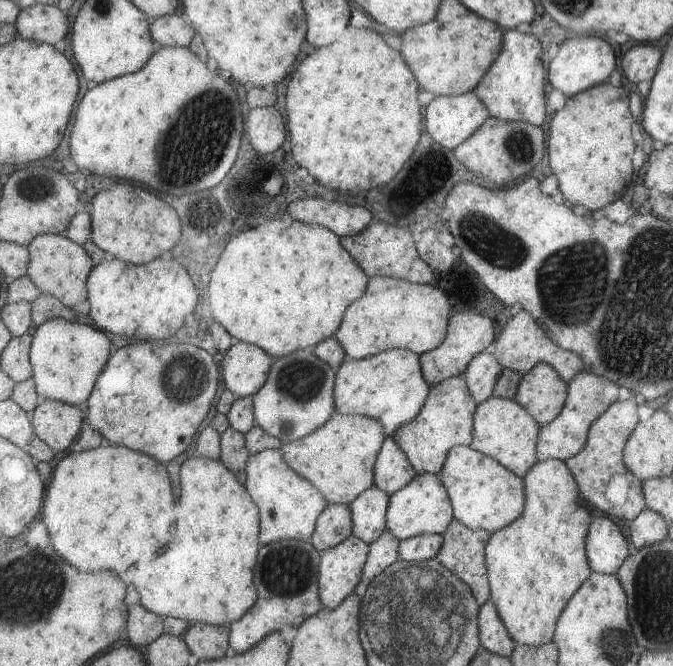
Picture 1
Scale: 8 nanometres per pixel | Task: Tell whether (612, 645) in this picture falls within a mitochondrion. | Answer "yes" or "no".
yes

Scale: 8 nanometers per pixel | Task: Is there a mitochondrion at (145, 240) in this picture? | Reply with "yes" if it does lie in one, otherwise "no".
no

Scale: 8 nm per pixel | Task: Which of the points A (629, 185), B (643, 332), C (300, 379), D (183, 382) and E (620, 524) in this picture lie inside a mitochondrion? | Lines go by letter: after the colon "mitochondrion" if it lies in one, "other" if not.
A: other
B: mitochondrion
C: mitochondrion
D: mitochondrion
E: other

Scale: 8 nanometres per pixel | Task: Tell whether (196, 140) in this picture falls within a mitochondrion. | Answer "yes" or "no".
yes

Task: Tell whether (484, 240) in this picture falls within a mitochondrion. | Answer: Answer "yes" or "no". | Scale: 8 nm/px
yes

